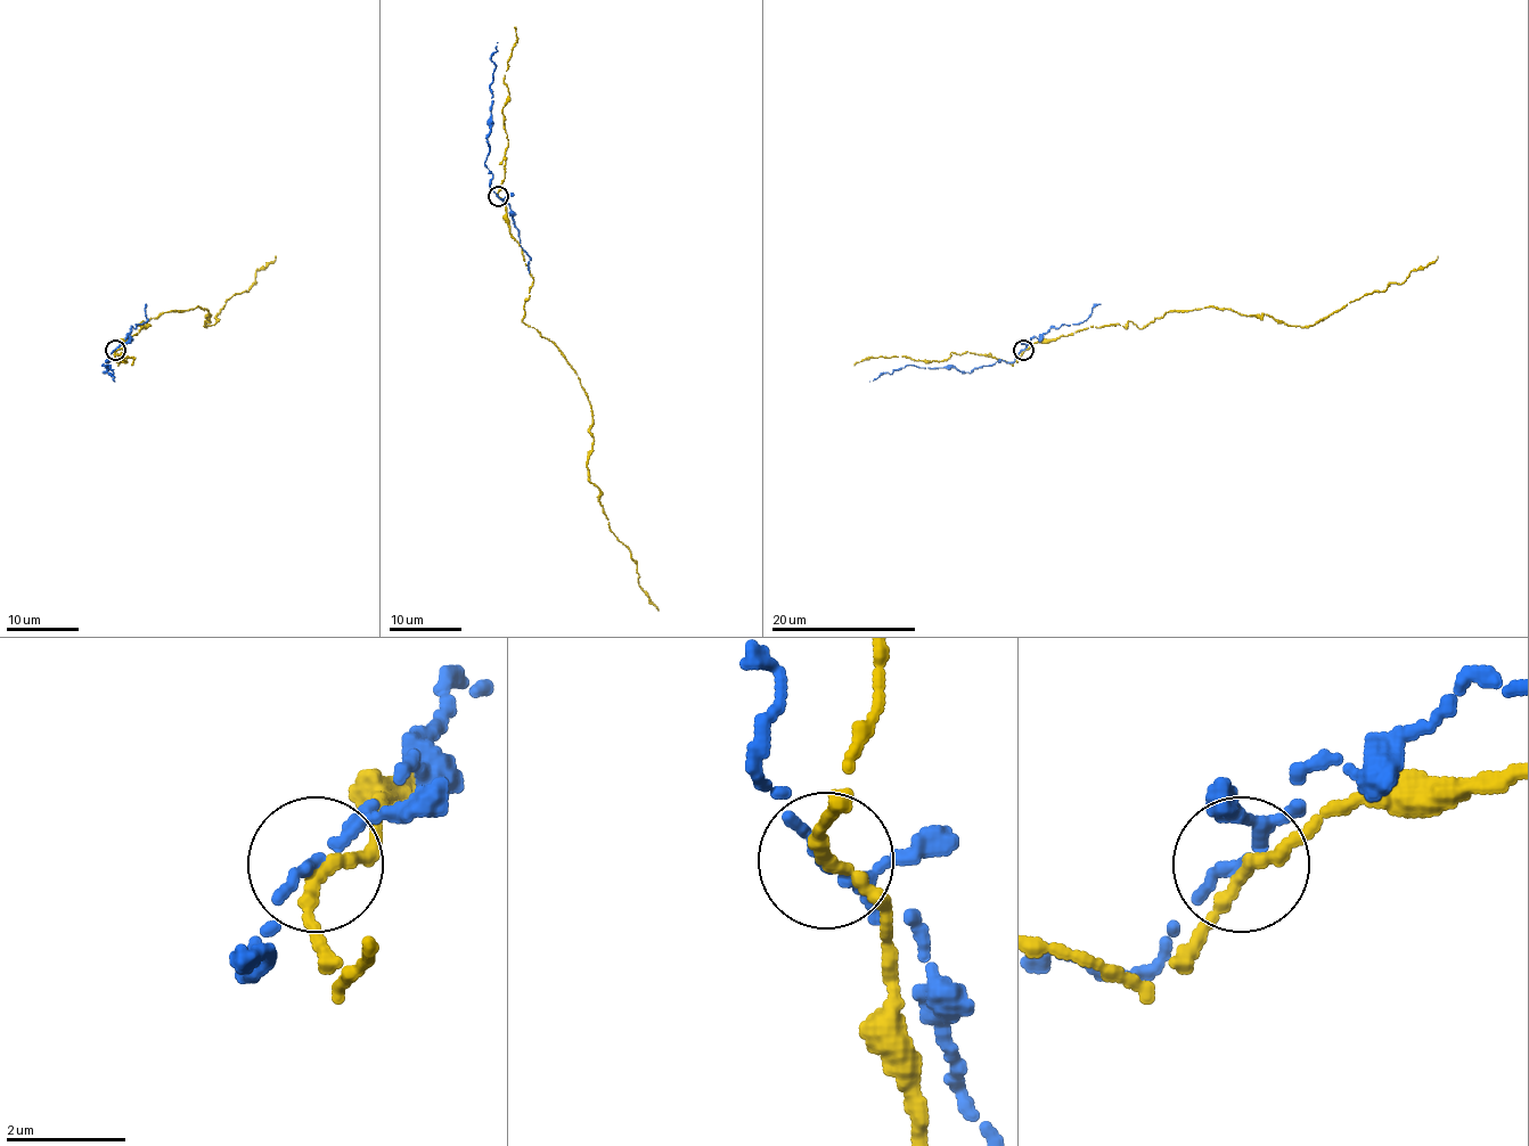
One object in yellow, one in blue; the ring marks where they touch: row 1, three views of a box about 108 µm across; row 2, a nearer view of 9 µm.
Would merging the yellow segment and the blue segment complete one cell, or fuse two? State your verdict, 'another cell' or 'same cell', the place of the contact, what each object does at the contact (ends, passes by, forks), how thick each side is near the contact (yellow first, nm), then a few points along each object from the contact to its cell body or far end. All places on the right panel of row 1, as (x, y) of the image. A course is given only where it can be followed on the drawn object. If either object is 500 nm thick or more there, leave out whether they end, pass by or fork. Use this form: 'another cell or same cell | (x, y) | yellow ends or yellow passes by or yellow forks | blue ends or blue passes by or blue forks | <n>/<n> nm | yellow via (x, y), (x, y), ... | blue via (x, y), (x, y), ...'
same cell | (1023, 350) | yellow passes by | blue ends | 220/240 nm | yellow via (1023, 350), (1090, 326), (1130, 320), (1139, 328), (1167, 312), (1207, 307), (1311, 326), (1400, 285), (1437, 255) | blue via (1023, 350), (1012, 362), (999, 361), (990, 366), (959, 371), (954, 368), (907, 365), (869, 381)

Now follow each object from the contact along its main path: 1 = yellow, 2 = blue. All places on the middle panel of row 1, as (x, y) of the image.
1: (498, 196), (533, 279), (523, 321), (579, 379), (591, 408), (588, 479), (659, 610)
2: (498, 196), (490, 185), (492, 172), (484, 163), (496, 65), (490, 56), (498, 42)

